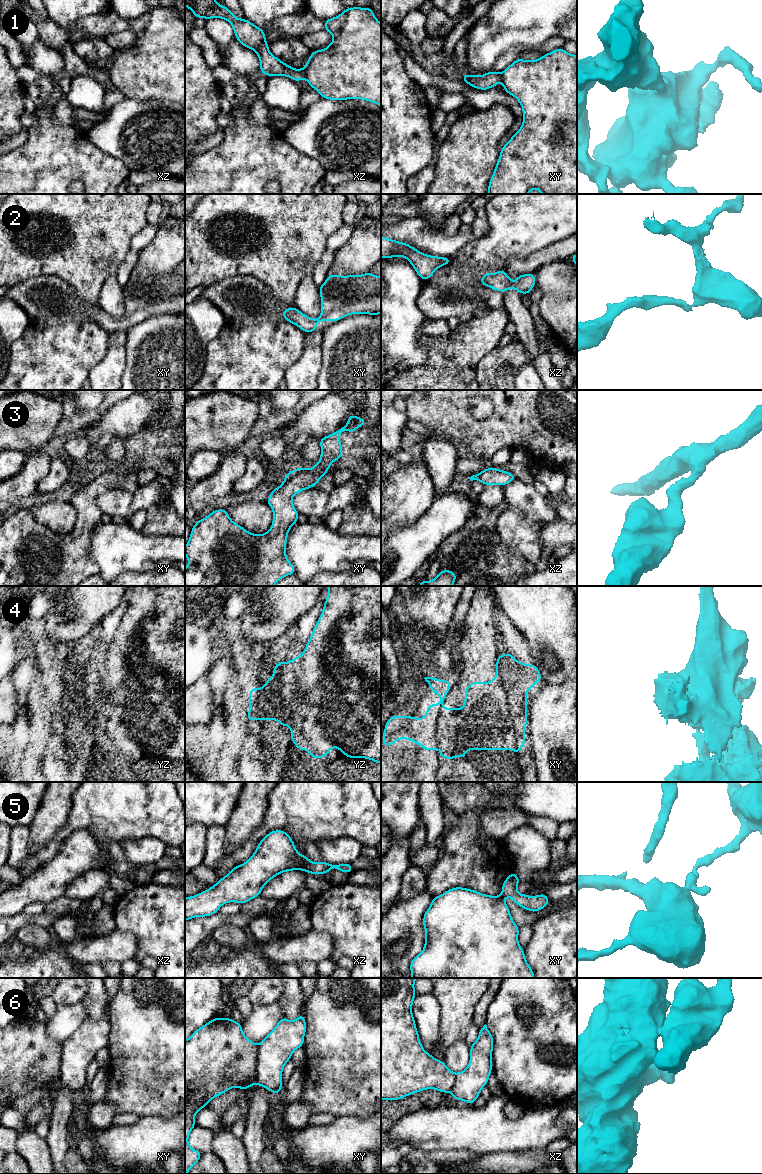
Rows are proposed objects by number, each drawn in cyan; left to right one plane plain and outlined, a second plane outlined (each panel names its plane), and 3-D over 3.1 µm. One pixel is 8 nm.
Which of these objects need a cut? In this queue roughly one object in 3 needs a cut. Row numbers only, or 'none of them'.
1, 4, 5, 6

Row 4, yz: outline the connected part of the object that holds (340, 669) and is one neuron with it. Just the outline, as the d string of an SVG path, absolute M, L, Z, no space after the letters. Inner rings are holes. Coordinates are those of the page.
M328 586L328 588L323 612L313 628L304 652L288 662L277 662L274 673L265 682L265 686L250 689L247 708L250 713L245 716L245 719L277 720L282 726L293 726L296 724L296 693L303 691L313 699L317 707L317 725L321 727L321 733L333 743L333 746L336 746L347 758L365 758L371 759L374 763L381 763L381 586Z

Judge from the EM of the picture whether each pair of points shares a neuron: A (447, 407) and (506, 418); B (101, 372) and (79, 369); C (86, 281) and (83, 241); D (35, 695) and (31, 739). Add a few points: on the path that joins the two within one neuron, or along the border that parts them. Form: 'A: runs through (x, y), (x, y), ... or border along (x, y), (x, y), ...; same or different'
A: runs through (462, 422), (467, 427), (491, 427); same
B: border along (105, 353), (91, 368), (88, 378); different
C: runs through (86, 271), (85, 251); same
D: runs through (35, 706), (33, 728); same

